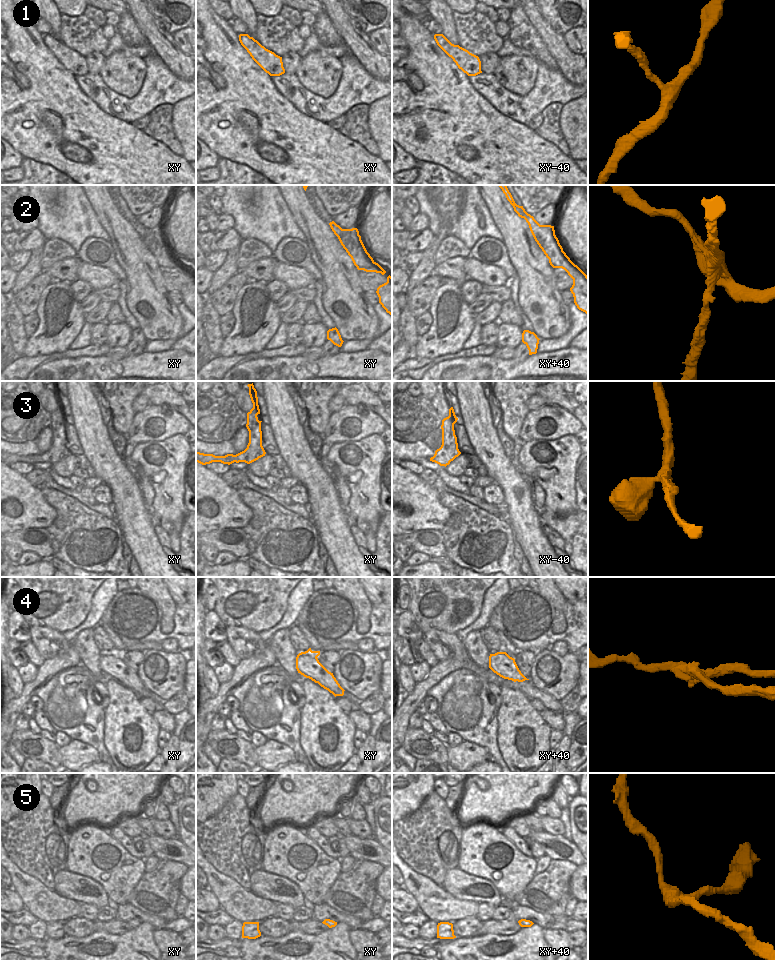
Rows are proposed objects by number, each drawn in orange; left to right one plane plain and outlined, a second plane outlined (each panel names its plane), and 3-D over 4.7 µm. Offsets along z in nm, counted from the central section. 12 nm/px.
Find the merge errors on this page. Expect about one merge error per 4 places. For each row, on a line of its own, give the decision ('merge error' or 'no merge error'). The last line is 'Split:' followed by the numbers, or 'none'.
1: no merge error
2: merge error
3: no merge error
4: merge error
5: no merge error
Split: 2, 4

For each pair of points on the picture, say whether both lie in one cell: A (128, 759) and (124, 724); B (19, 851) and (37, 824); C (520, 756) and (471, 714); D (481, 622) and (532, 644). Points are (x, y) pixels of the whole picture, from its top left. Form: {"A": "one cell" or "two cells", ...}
{"A": "one cell", "B": "one cell", "C": "two cells", "D": "two cells"}

